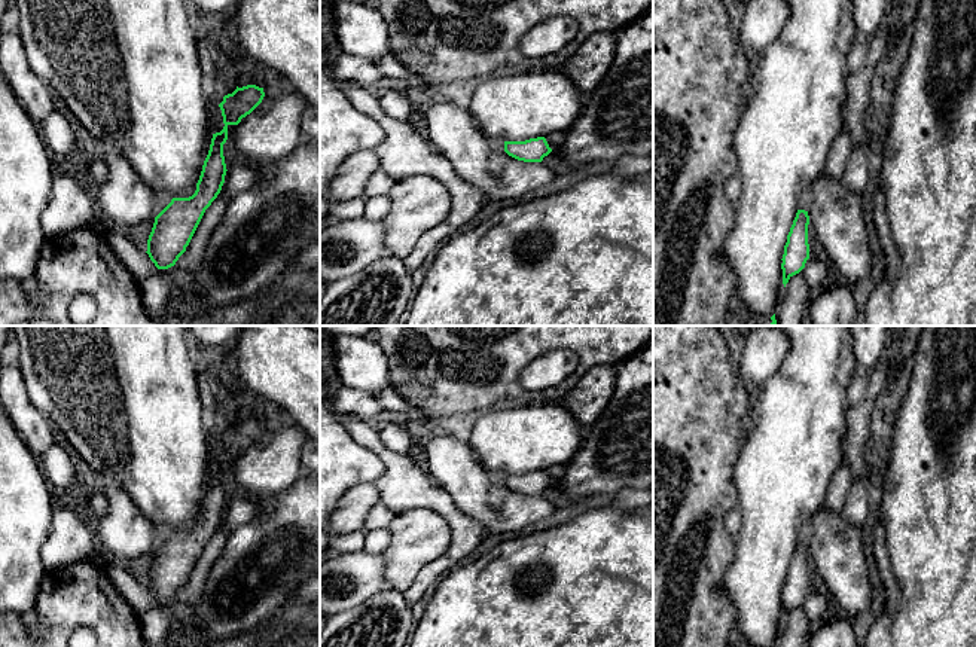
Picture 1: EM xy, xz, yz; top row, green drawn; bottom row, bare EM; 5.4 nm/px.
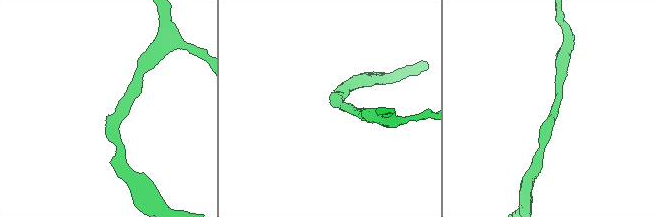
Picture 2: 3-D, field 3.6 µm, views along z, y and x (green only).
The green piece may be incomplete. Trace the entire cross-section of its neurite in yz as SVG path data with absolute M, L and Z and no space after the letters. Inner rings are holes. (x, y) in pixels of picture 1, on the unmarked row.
M797 543L790 565L787 568L784 588L781 592L784 620L793 608L799 607L805 601L805 596L809 592L808 558L808 544Z

